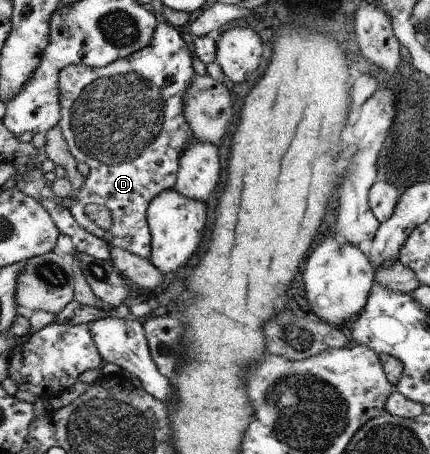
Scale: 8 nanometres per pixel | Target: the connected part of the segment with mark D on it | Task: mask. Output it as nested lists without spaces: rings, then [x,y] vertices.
[[[160,17],[150,44],[134,54],[120,58],[104,68],[70,64],[58,72],[58,125],[72,158],[77,163],[88,164],[90,169],[84,186],[73,198],[76,202],[72,206],[86,206],[90,203],[108,208],[112,218],[112,226],[108,229],[112,238],[108,240],[108,244],[129,250],[143,259],[149,259],[151,254],[151,234],[146,222],[146,210],[162,190],[175,188],[180,156],[193,138],[184,116],[184,96],[188,90],[186,86],[197,74],[192,67],[193,56],[181,30]]]

